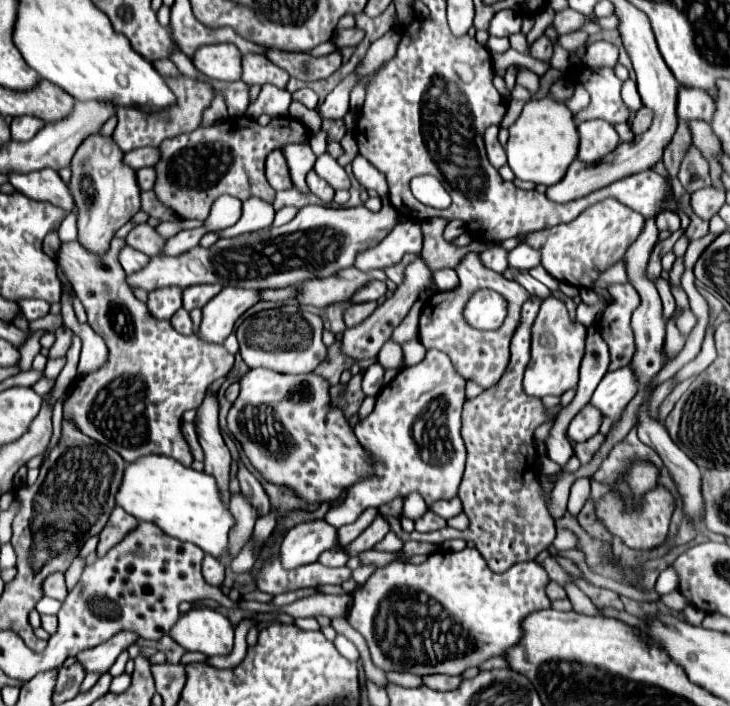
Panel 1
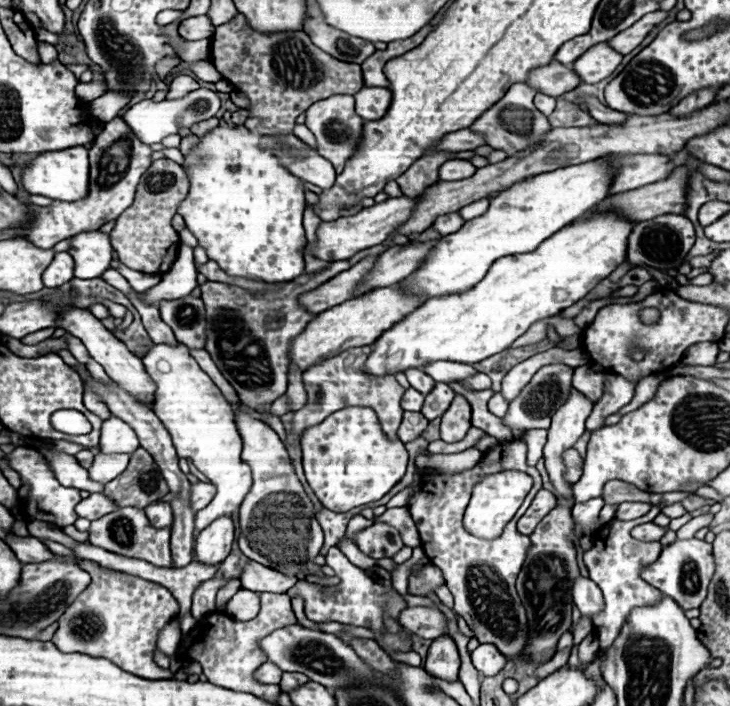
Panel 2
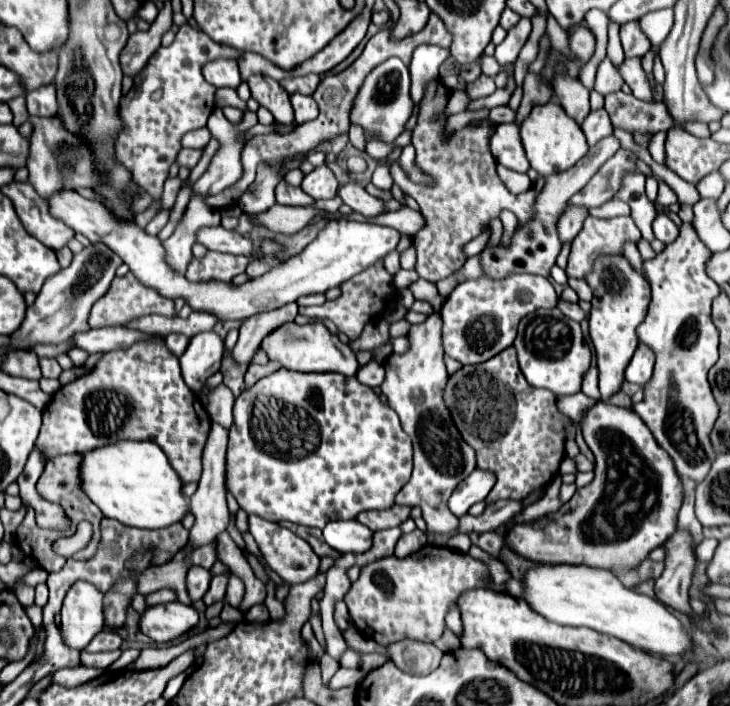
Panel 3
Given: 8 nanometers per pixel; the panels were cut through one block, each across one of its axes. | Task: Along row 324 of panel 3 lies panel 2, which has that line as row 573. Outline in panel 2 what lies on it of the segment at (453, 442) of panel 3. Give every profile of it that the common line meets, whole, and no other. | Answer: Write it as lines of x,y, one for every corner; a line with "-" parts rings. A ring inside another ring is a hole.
426,564
418,572
410,574
408,592
414,596
428,596
428,594
434,594
442,584
444,584
444,578
440,570
436,570
436,566
432,564

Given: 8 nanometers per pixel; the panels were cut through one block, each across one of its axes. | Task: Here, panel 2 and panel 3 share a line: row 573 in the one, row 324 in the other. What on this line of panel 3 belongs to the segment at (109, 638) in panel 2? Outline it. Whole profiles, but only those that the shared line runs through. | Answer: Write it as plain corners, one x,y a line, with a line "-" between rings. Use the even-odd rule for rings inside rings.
128,272
122,278
112,280
110,290
96,300
96,304
92,306
88,324
90,328
102,328
102,326
122,326
132,318
140,318
146,314
162,314
162,316
174,316
174,302
162,294
158,294
154,288
144,286
140,280
136,280
136,276
132,272

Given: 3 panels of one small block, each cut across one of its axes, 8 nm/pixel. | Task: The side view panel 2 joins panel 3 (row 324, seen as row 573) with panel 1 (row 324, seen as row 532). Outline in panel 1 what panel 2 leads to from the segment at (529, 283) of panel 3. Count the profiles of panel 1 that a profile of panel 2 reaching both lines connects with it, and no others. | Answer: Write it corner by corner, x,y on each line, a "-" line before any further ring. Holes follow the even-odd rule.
468,252
456,266
456,272
460,276
460,284
454,290
434,292
426,300
426,304
422,308
422,316
420,316
418,336
426,348
436,348
440,352
446,352
450,356
456,372
462,378
474,380
482,388
490,388
500,380
500,376
504,374
504,370
508,366
510,340
520,324
520,308
526,302
526,298
532,298
532,294
526,292
526,288
522,288
520,284
516,284
516,280
506,280
502,274
492,272
490,268
484,268
484,264
480,260
480,252
-
482,288
502,294
502,298
506,298
506,302
508,302
508,314
504,318
504,324
496,330
478,330
478,328
472,328
464,320
464,306
468,304
472,294

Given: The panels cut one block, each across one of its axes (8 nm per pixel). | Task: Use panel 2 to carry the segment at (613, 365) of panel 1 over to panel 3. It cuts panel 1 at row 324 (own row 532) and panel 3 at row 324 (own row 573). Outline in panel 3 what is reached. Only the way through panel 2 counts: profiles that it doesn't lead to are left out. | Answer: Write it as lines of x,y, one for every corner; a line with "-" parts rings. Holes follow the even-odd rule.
612,256
612,260
600,260
586,282
594,290
590,310
590,340
596,352
596,364
600,370
600,394
606,402
610,396
620,392
624,384
624,370
638,348
636,328
644,322
650,306
650,284
630,268
624,256

